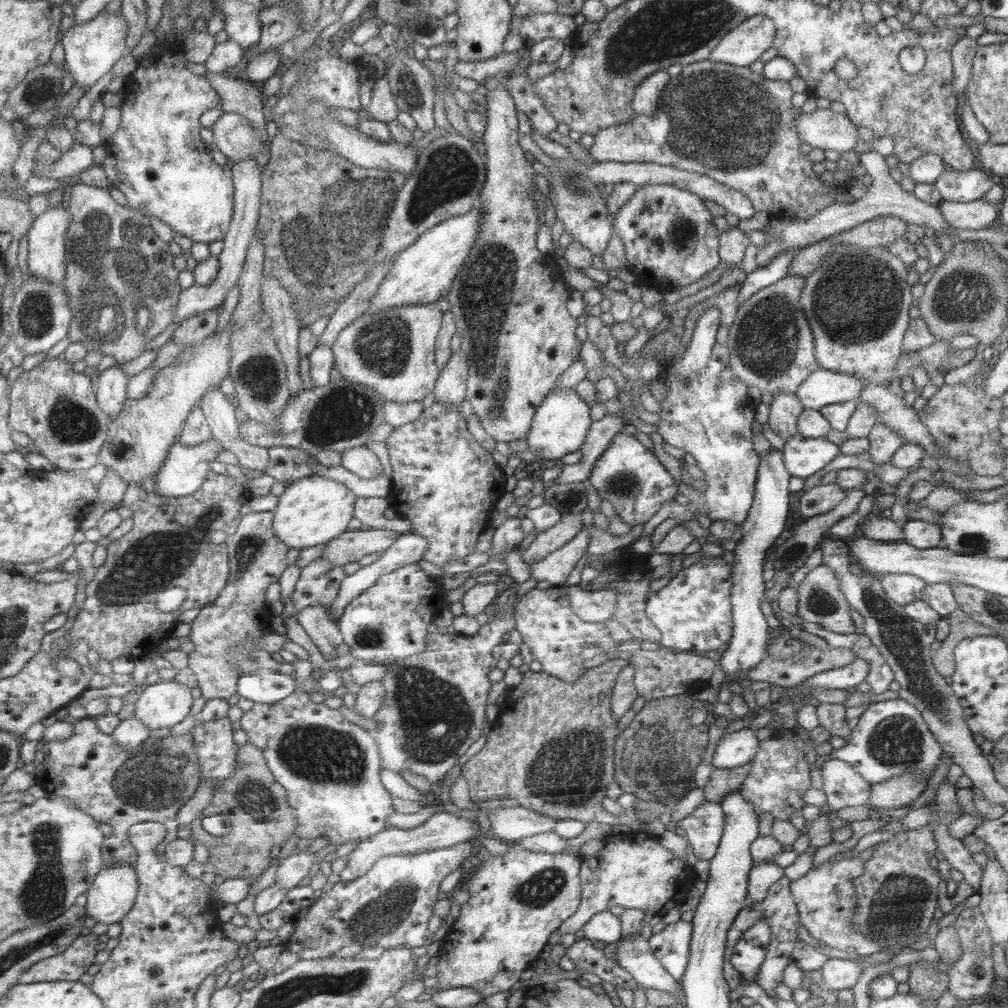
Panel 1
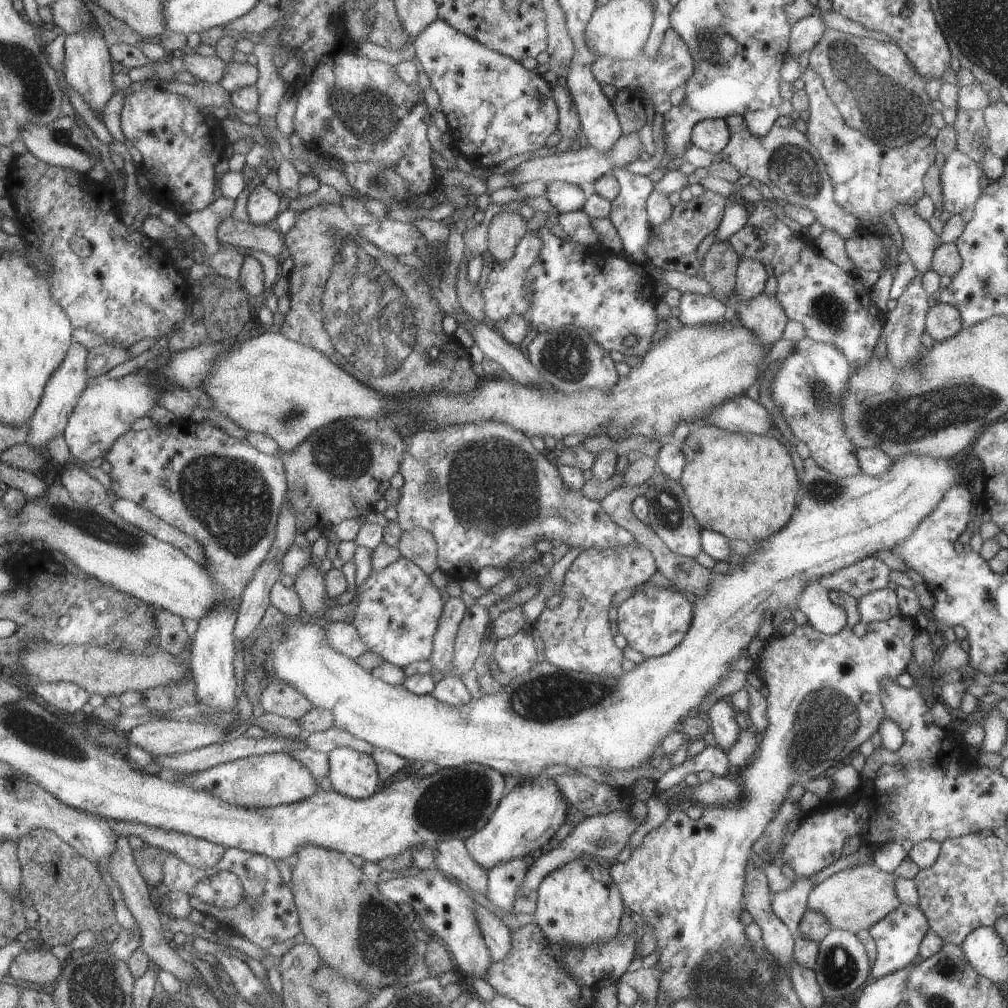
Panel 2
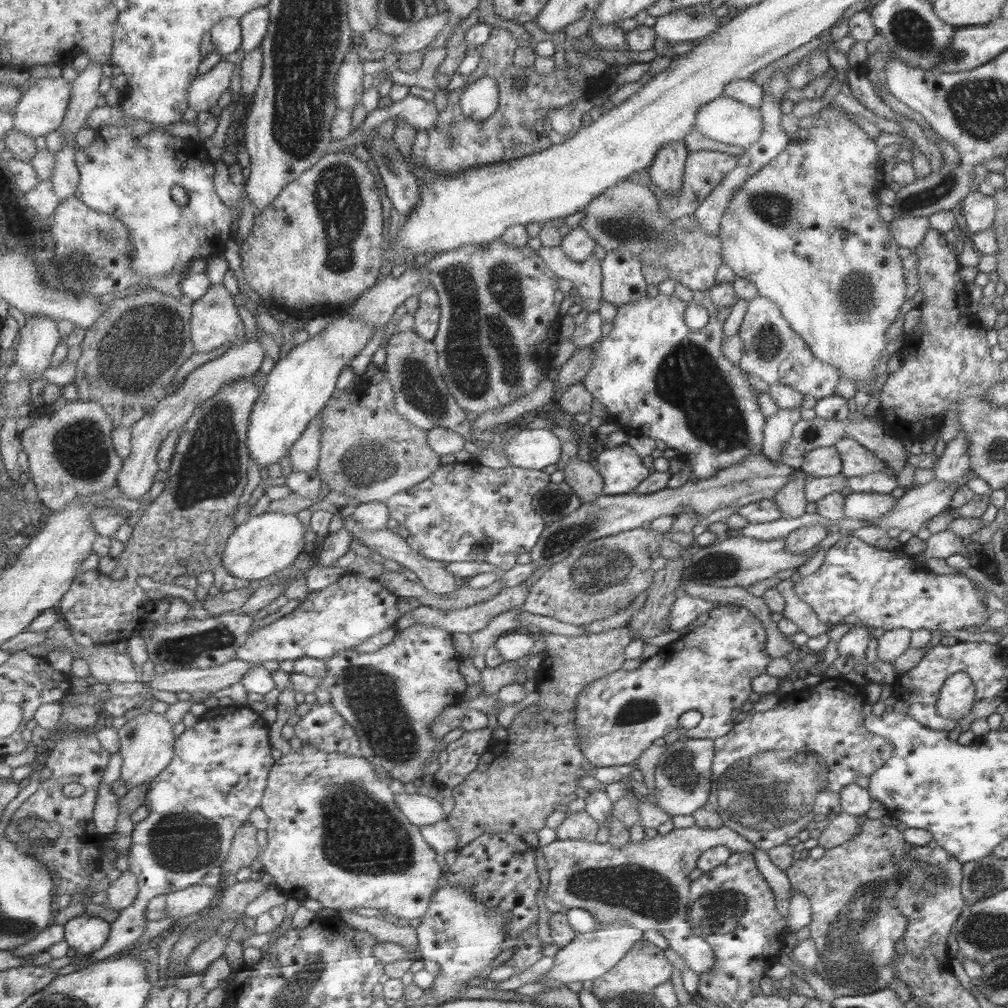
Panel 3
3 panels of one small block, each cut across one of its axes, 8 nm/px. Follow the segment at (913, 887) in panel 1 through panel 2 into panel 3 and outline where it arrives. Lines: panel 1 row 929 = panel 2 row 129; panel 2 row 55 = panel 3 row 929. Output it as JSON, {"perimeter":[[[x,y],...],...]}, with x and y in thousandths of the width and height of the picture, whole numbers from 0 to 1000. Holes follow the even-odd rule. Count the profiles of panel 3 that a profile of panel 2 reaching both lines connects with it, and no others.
{"perimeter":[[[859,813],[851,828],[818,842],[813,852],[805,852],[798,847],[778,863],[785,881],[794,884],[800,893],[804,893],[805,915],[801,917],[801,921],[803,931],[809,935],[813,948],[808,961],[830,986],[862,986],[879,980],[888,970],[884,962],[884,953],[889,946],[888,936],[895,933],[898,927],[900,911],[892,907],[892,903],[886,899],[885,892],[887,886],[893,883],[888,872],[888,864],[892,852],[900,850],[902,838],[904,837],[896,833],[895,825],[888,820],[878,819],[872,813]]]}

